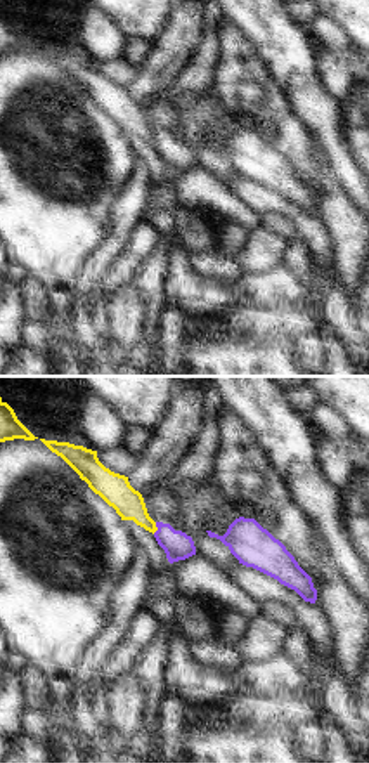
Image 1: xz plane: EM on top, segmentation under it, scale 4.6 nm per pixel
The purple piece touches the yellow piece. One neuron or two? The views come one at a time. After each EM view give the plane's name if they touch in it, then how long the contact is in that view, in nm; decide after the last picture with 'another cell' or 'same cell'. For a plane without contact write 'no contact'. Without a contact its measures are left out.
contact in xz; length 60 nm

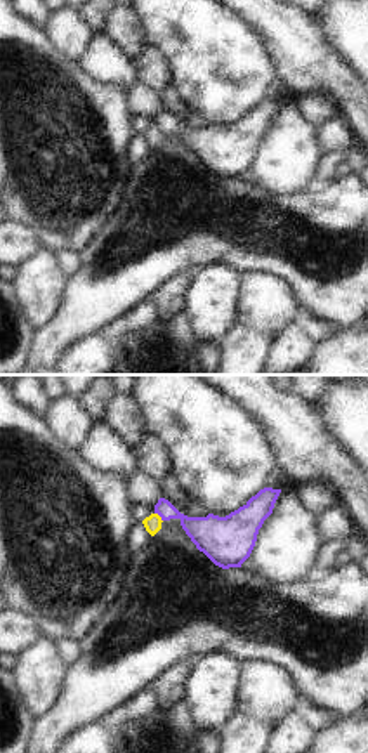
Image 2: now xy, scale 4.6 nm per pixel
contact in xy; length 60 nm

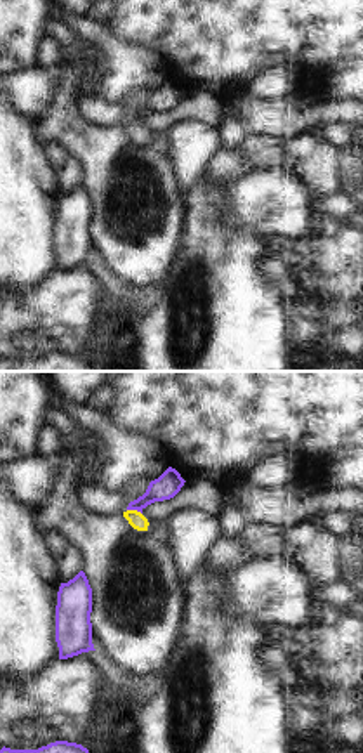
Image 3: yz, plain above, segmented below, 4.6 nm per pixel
contact in yz; length 80 nm

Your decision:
another cell

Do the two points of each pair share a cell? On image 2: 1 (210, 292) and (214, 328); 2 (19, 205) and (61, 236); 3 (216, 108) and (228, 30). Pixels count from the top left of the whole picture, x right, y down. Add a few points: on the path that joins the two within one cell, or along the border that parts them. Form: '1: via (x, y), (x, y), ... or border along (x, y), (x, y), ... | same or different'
1: via (210, 301), (210, 320) | same
2: via (30, 205), (51, 226) | same
3: via (219, 89), (219, 49) | same

